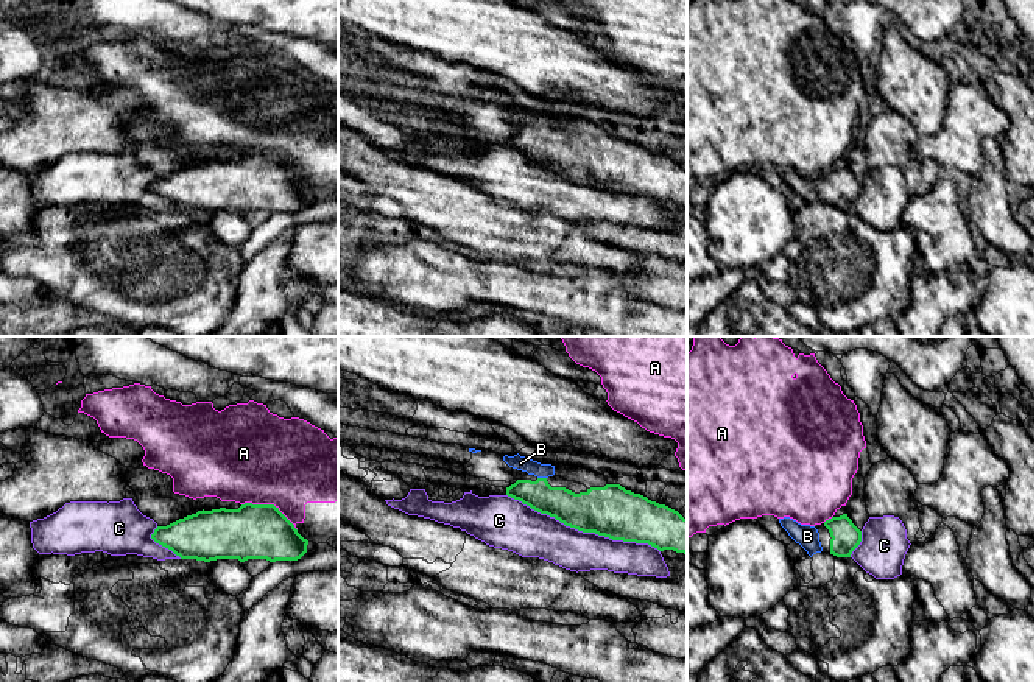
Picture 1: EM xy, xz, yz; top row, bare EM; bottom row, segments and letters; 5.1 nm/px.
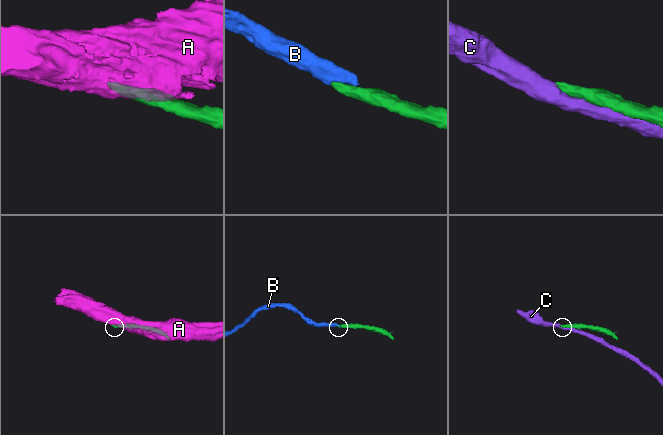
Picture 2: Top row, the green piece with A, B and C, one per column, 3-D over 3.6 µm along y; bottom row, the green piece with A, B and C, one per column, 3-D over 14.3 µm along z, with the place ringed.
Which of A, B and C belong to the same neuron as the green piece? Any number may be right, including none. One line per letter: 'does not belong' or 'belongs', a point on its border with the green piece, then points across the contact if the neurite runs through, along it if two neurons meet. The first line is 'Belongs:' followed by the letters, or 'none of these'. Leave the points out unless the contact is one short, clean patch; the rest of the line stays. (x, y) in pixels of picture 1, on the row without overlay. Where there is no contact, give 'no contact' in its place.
Belongs: B
A: does not belong; meets green in xy at (270, 156)
B: belongs; meets green in xz at (542, 130)
C: does not belong; meets green in xz at (583, 182)

